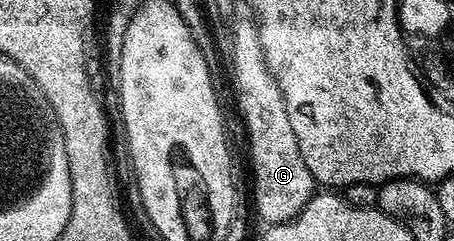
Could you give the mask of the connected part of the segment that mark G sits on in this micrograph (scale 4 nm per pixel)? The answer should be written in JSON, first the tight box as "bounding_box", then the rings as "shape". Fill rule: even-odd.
{"bounding_box":[231,16,317,225],"shape":[[[247,16],[247,18],[245,17],[241,17],[239,18],[233,25],[233,31],[231,33],[232,37],[231,37],[231,61],[233,63],[233,83],[235,85],[235,93],[237,95],[237,105],[239,107],[239,111],[243,117],[243,121],[247,127],[247,133],[249,135],[249,155],[251,157],[251,165],[253,167],[253,193],[251,192],[251,199],[253,202],[253,207],[254,207],[254,201],[255,201],[255,207],[257,209],[257,213],[258,215],[265,221],[264,224],[267,225],[274,225],[276,223],[287,223],[289,220],[291,219],[295,219],[296,216],[299,215],[301,209],[304,208],[304,205],[308,203],[308,201],[312,198],[312,196],[315,194],[315,190],[317,187],[316,181],[315,179],[312,177],[312,174],[309,173],[309,167],[305,164],[305,159],[303,156],[301,156],[301,149],[298,148],[298,144],[297,144],[297,139],[294,136],[294,132],[293,132],[293,125],[290,124],[289,122],[289,113],[286,112],[285,110],[285,101],[284,101],[284,95],[281,93],[281,89],[280,87],[277,85],[276,83],[276,79],[274,77],[272,77],[272,73],[270,71],[270,69],[268,68],[268,63],[266,61],[264,61],[264,50],[261,49],[261,41],[260,41],[260,35],[259,35],[259,29],[258,29],[258,24],[255,23],[255,21],[252,18],[249,18]]]}

